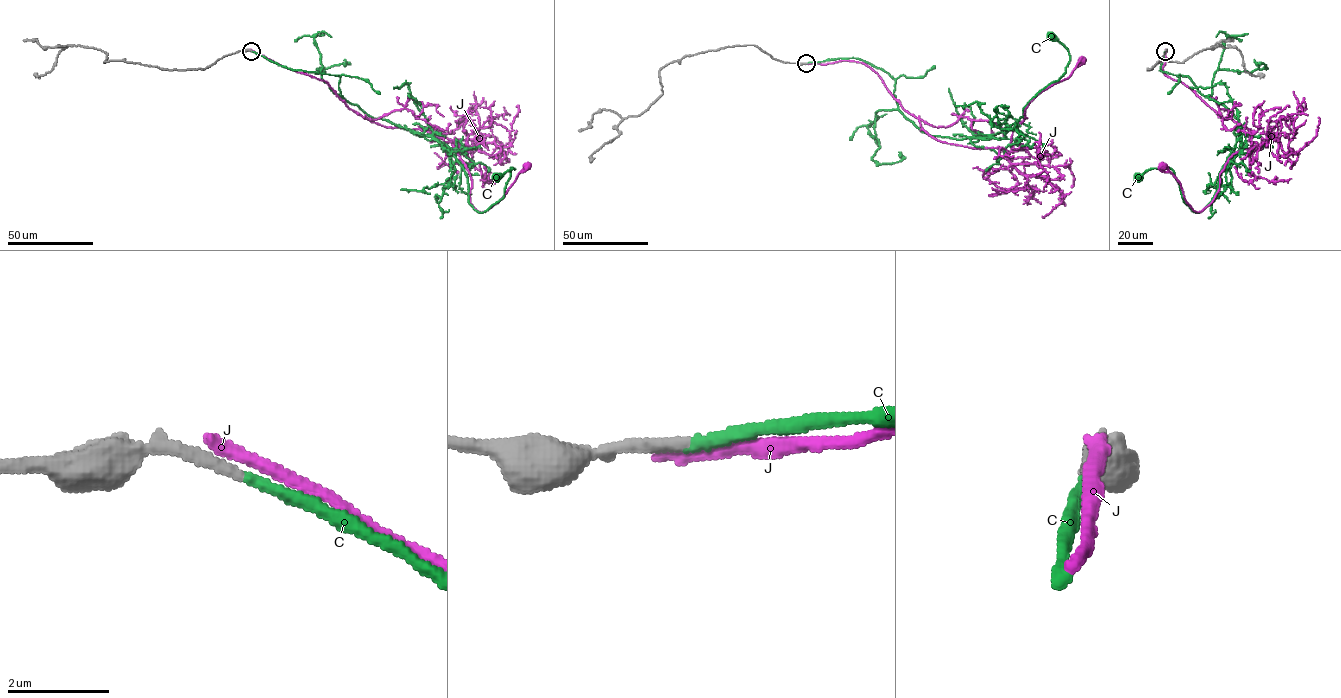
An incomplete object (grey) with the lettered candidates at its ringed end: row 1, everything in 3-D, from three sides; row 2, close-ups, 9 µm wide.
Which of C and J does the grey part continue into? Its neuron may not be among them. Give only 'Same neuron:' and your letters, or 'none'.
Same neuron: C

